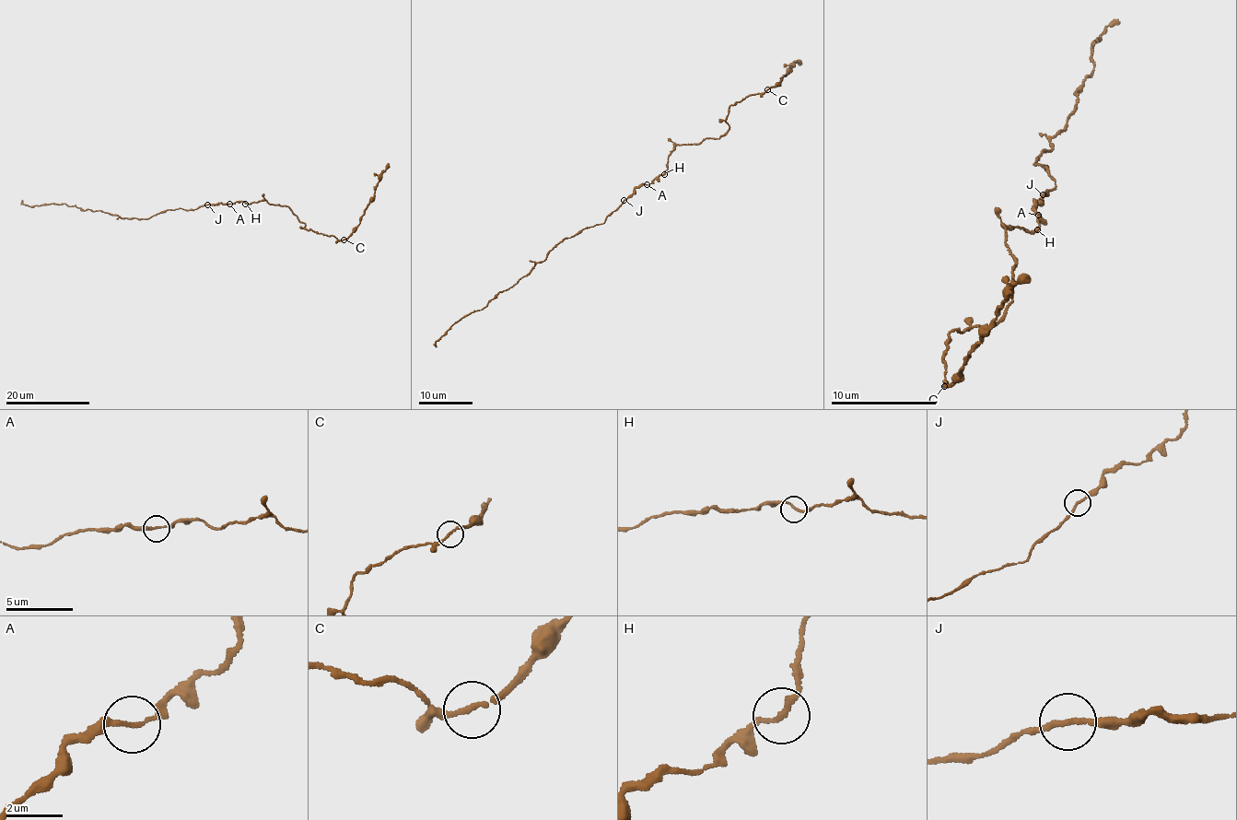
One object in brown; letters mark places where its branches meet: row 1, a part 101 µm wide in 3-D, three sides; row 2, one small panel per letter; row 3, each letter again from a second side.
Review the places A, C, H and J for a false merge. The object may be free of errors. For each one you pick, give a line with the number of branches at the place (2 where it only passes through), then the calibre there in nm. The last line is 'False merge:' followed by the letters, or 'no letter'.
False merge: no letter

